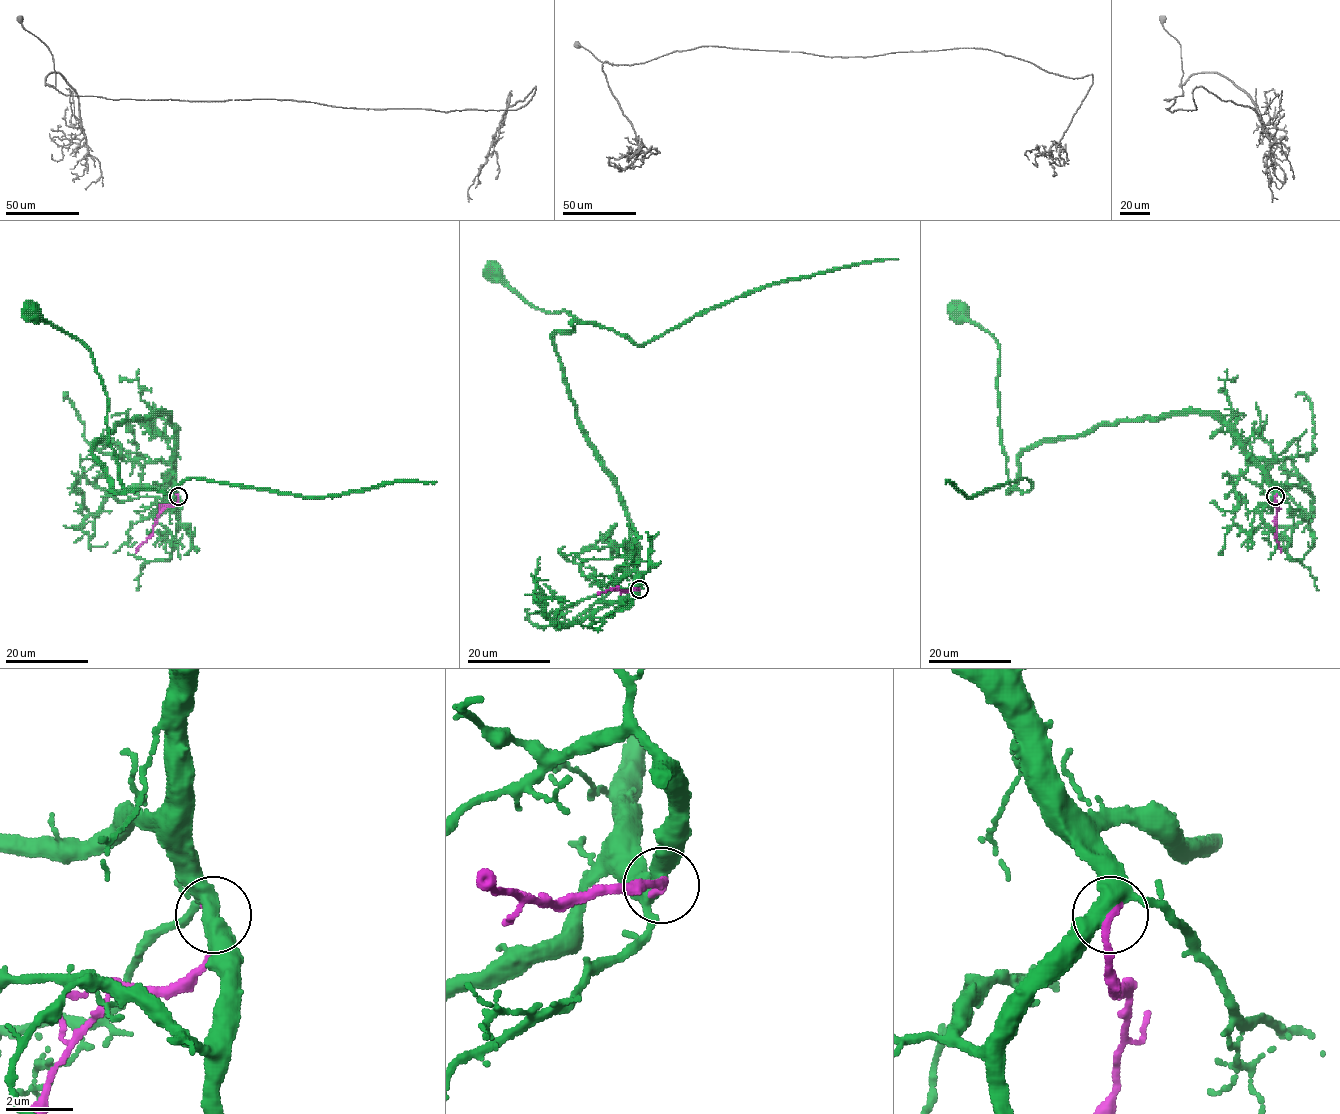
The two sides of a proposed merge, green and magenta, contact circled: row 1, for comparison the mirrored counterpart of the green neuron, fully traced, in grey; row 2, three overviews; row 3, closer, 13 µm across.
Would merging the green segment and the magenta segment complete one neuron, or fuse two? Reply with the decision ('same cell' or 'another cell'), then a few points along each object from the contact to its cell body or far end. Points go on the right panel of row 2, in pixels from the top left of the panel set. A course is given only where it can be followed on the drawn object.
same cell; course green (1275, 496), (1244, 445), (1220, 421), (1200, 413), (1096, 425), (1028, 447), (1008, 491), (998, 342), (958, 312); course magenta (1275, 496), (1275, 535), (1280, 552)

